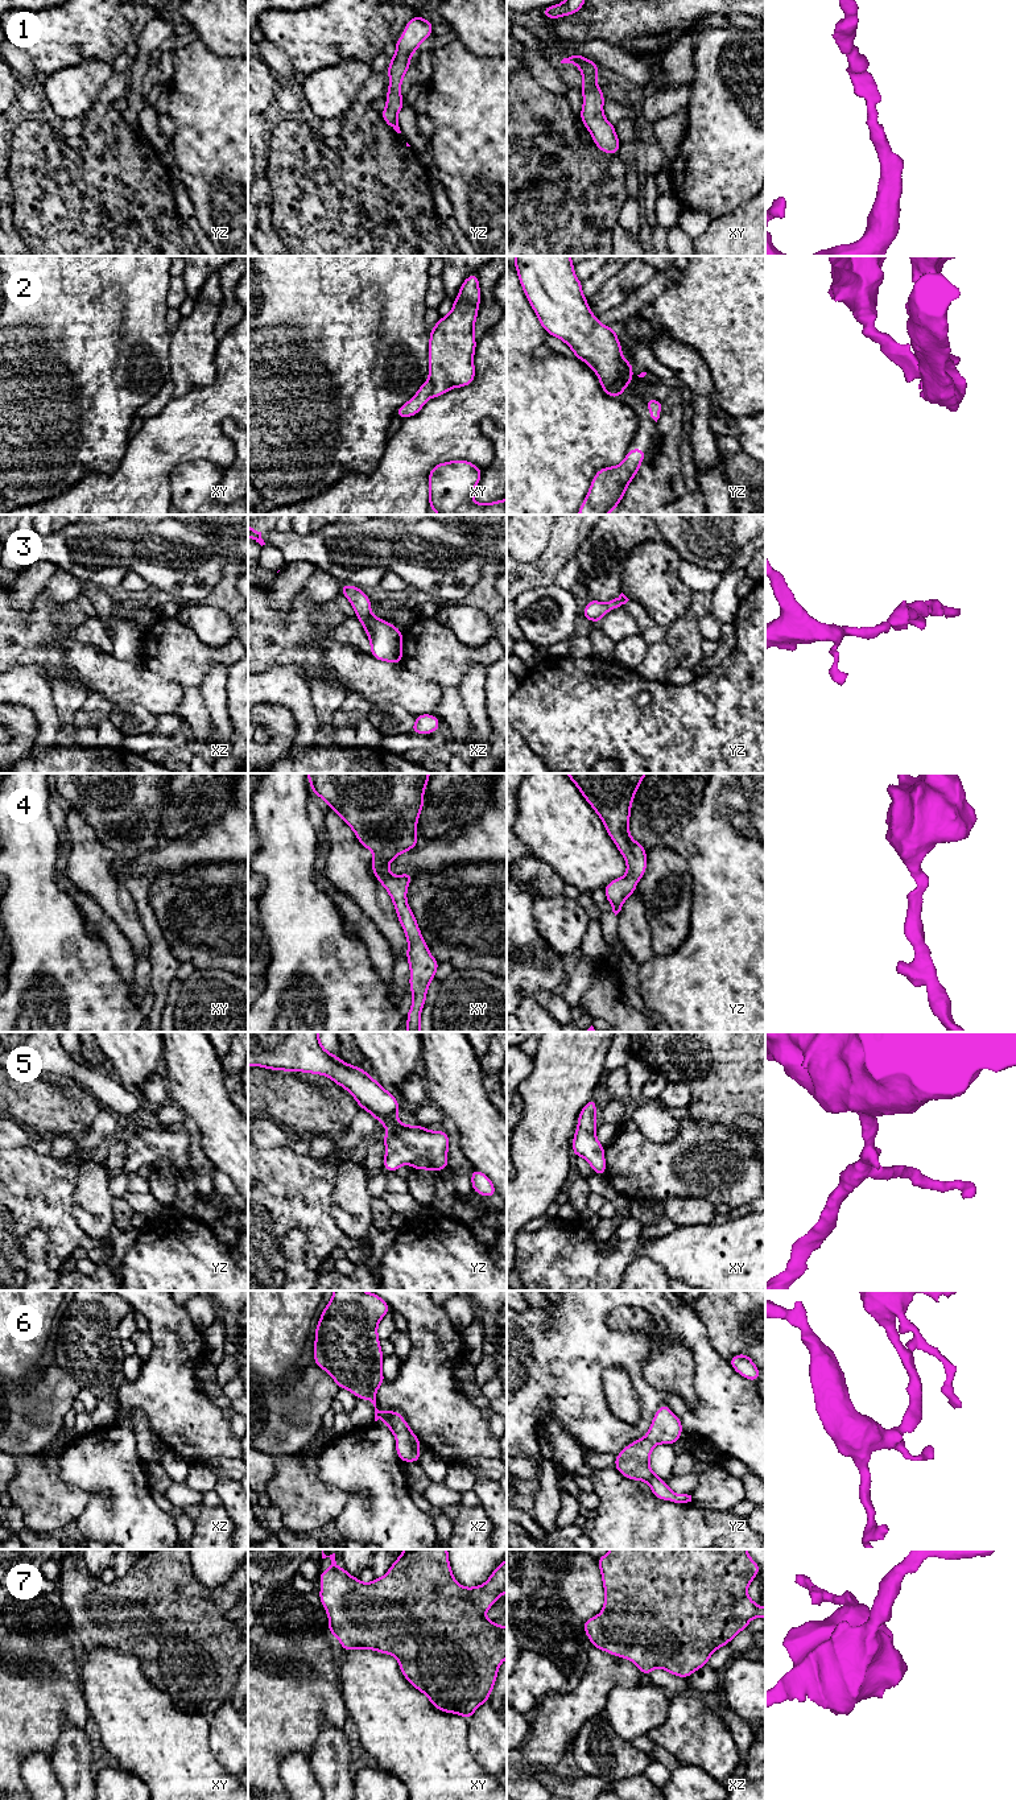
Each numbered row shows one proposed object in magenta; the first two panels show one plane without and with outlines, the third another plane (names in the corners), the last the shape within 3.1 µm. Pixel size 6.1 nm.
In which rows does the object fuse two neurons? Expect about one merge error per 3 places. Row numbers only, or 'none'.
2

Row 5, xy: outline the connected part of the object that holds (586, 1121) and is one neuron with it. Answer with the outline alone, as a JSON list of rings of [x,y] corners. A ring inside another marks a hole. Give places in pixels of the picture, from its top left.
[[[591,1098],[578,1116],[578,1126],[573,1139],[573,1155],[586,1159],[592,1172],[604,1177],[604,1147],[596,1139],[596,1101]]]

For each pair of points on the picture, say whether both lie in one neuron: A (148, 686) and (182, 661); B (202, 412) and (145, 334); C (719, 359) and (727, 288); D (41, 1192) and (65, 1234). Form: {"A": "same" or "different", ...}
{"A": "different", "B": "different", "C": "same", "D": "same"}

